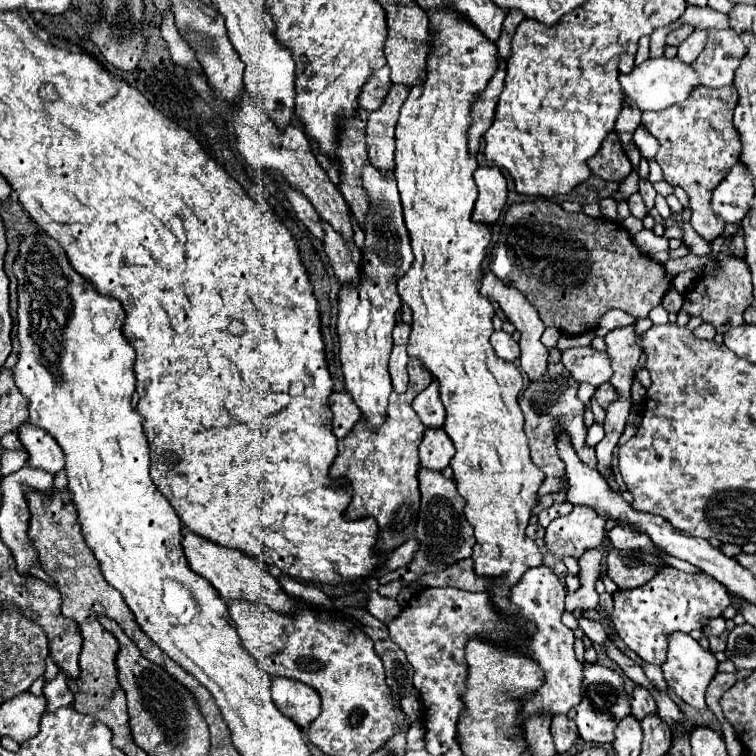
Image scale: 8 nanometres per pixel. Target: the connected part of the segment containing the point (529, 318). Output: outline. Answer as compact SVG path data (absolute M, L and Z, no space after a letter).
M489 260L483 262L483 284L481 284L481 294L489 300L497 300L499 306L503 308L503 312L507 314L507 318L515 324L515 328L521 332L521 370L529 376L529 380L539 382L545 376L545 368L547 368L547 348L541 344L541 334L545 330L545 324L541 322L539 314L535 312L535 308L531 308L531 304L527 304L525 296L519 294L515 288L507 288L505 284L499 284L499 280L489 272Z

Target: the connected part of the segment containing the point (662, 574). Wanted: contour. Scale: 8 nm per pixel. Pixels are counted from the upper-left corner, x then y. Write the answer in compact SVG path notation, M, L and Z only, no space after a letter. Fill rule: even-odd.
M663 566L643 586L635 590L617 590L613 594L615 610L611 620L619 638L645 662L661 664L667 656L665 636L681 630L691 632L703 628L711 618L717 618L731 602L725 586L715 582L707 574L685 574L673 566ZM621 612L621 614L619 614Z

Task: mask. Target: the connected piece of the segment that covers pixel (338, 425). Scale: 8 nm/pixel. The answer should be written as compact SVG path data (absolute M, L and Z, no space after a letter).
M333 392L329 396L329 410L333 414L331 418L331 430L337 438L345 438L355 422L359 420L359 408L355 408L355 402L347 392Z

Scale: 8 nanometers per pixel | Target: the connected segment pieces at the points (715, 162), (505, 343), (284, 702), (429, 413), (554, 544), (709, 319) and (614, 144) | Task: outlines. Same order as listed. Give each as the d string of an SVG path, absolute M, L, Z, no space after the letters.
M697 86L691 96L679 104L673 104L669 108L657 110L657 112L643 112L643 126L659 140L661 148L657 152L657 162L663 168L665 180L669 184L681 186L691 204L691 216L693 216L693 228L711 242L717 238L717 234L723 232L723 224L717 224L715 214L709 208L711 192L715 184L727 176L727 172L737 164L739 158L739 134L735 132L735 126L731 124L731 116L737 104L735 88L707 88Z
M503 330L491 334L491 346L495 348L497 356L503 358L503 360L513 362L519 356L519 344L511 338L511 334L507 334Z
M273 678L271 696L277 708L301 728L309 726L321 712L321 698L317 690L299 680Z
M433 378L433 382L413 400L413 410L427 428L439 428L443 424L445 408L439 396L437 378Z
M573 506L571 514L559 516L547 526L545 548L559 560L567 556L579 560L587 550L605 540L605 522L595 510Z
M727 254L715 262L715 270L709 276L697 276L697 282L683 296L681 312L689 316L699 316L703 322L711 324L719 334L725 334L729 328L743 324L743 312L753 304L753 284L751 272L743 258L735 254Z
M613 130L605 138L599 152L587 160L587 164L595 176L611 182L623 182L631 172L631 160L623 148L623 142L619 140L619 132Z

